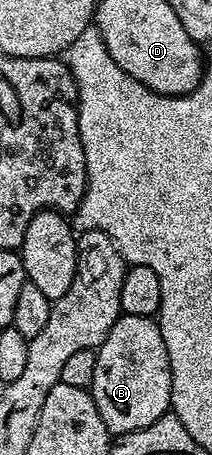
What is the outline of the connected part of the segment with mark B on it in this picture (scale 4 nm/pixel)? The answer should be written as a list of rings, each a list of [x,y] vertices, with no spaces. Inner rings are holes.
[[[122,313],[111,325],[111,333],[96,348],[95,377],[91,394],[103,417],[103,425],[117,437],[129,431],[138,431],[163,417],[171,407],[171,361],[167,357],[167,345],[163,345],[163,333],[158,320],[153,317],[135,317]]]

